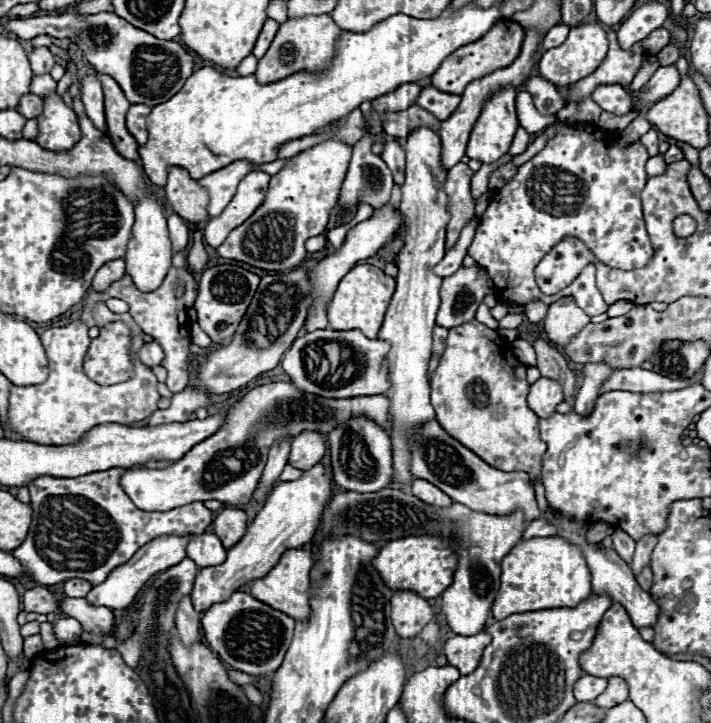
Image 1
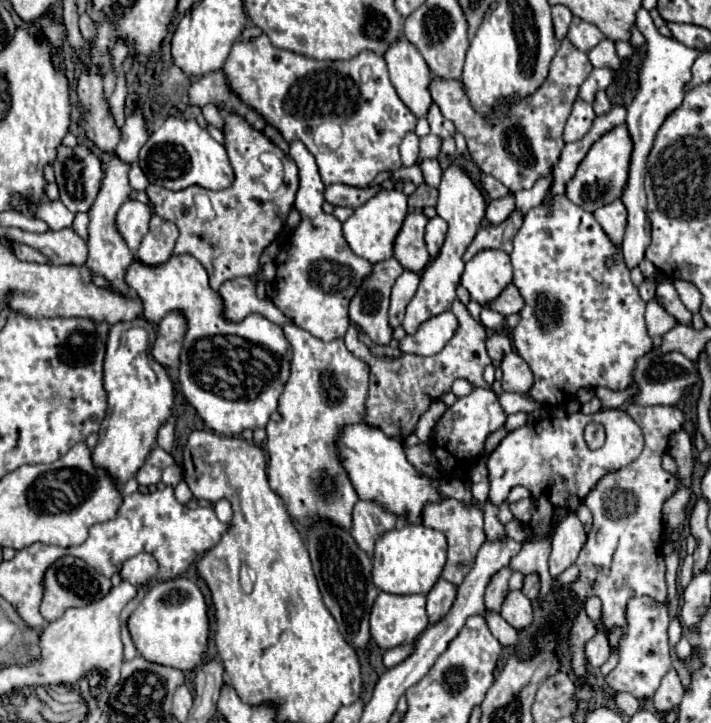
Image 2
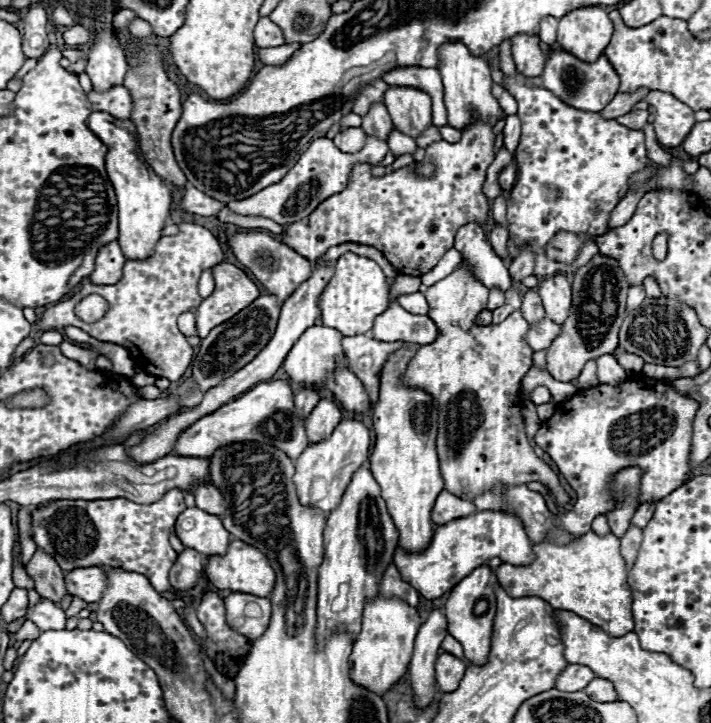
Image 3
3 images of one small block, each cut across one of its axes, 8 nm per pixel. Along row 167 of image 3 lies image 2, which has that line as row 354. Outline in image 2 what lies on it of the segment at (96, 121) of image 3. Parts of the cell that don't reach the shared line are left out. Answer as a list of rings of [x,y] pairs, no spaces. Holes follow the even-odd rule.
[[[118,322],[110,326],[104,360],[104,388],[108,392],[108,410],[98,432],[98,444],[92,450],[96,468],[104,468],[116,486],[124,486],[146,462],[154,450],[158,430],[172,416],[174,386],[166,370],[152,360],[150,348],[154,342],[150,322]]]

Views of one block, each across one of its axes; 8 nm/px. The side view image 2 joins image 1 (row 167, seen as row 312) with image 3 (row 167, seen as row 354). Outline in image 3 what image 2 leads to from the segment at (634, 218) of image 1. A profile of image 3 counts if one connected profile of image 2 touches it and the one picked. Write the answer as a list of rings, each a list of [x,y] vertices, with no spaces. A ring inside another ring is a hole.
[[[518,74],[518,76],[504,76],[504,84],[506,84],[506,90],[516,98],[516,102],[518,102],[518,116],[520,116],[520,120],[522,120],[522,138],[520,138],[520,144],[518,144],[518,150],[516,150],[518,164],[520,164],[520,174],[518,174],[518,180],[516,180],[516,184],[514,184],[514,188],[512,188],[512,198],[510,198],[510,202],[508,202],[508,216],[506,216],[508,222],[510,222],[510,240],[508,240],[510,260],[518,254],[518,244],[534,244],[534,252],[538,254],[538,258],[536,258],[536,268],[534,268],[534,276],[546,278],[546,276],[552,276],[552,274],[558,274],[558,272],[560,272],[560,274],[566,274],[566,276],[572,276],[572,274],[574,274],[580,266],[584,266],[590,258],[576,258],[574,264],[568,266],[568,264],[554,262],[554,260],[546,258],[546,256],[544,256],[544,248],[546,248],[546,244],[548,244],[558,232],[602,236],[602,234],[606,234],[608,230],[612,230],[612,228],[608,226],[608,218],[610,218],[610,212],[616,208],[616,204],[618,204],[620,198],[622,198],[622,196],[618,196],[618,194],[620,194],[620,190],[626,186],[628,176],[632,176],[634,172],[638,172],[638,170],[642,170],[644,166],[652,164],[652,162],[646,158],[644,132],[642,132],[642,130],[630,130],[630,128],[618,124],[616,120],[604,120],[604,118],[600,118],[600,112],[580,112],[580,110],[576,110],[576,108],[570,108],[570,106],[566,106],[564,102],[560,102],[550,90],[527,86],[522,74]]]

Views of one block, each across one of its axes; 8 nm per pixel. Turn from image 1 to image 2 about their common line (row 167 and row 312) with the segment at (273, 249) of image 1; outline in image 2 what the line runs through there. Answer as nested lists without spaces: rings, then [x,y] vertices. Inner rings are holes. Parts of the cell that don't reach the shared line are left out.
[[[302,142],[290,144],[288,154],[298,167],[300,186],[296,193],[294,208],[300,212],[300,224],[294,228],[288,246],[276,256],[278,296],[274,304],[294,320],[296,326],[312,332],[324,342],[342,338],[350,326],[348,306],[360,284],[372,274],[372,264],[360,260],[344,240],[342,222],[334,214],[322,210],[324,184],[320,180],[314,156]]]

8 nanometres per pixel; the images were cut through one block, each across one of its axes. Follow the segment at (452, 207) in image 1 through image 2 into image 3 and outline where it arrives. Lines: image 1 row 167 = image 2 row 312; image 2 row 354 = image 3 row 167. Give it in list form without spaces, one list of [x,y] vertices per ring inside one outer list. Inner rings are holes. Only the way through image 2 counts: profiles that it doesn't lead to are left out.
[[[476,118],[462,130],[462,138],[456,144],[450,144],[446,140],[432,142],[426,148],[426,156],[420,162],[412,162],[404,168],[392,170],[384,176],[372,176],[372,166],[370,164],[356,164],[350,182],[346,190],[340,194],[334,194],[326,198],[308,218],[302,218],[290,226],[286,226],[282,234],[282,242],[292,246],[300,256],[308,258],[310,262],[318,260],[330,246],[338,246],[344,242],[356,242],[356,244],[366,244],[374,246],[384,254],[384,258],[396,268],[398,274],[406,276],[422,276],[430,272],[442,254],[454,246],[454,236],[464,222],[480,222],[484,224],[488,220],[488,198],[482,192],[484,180],[486,180],[486,170],[494,160],[494,132],[492,132],[492,118],[480,120]],[[422,164],[432,164],[434,172],[432,176],[422,176],[416,174],[416,166]]]

